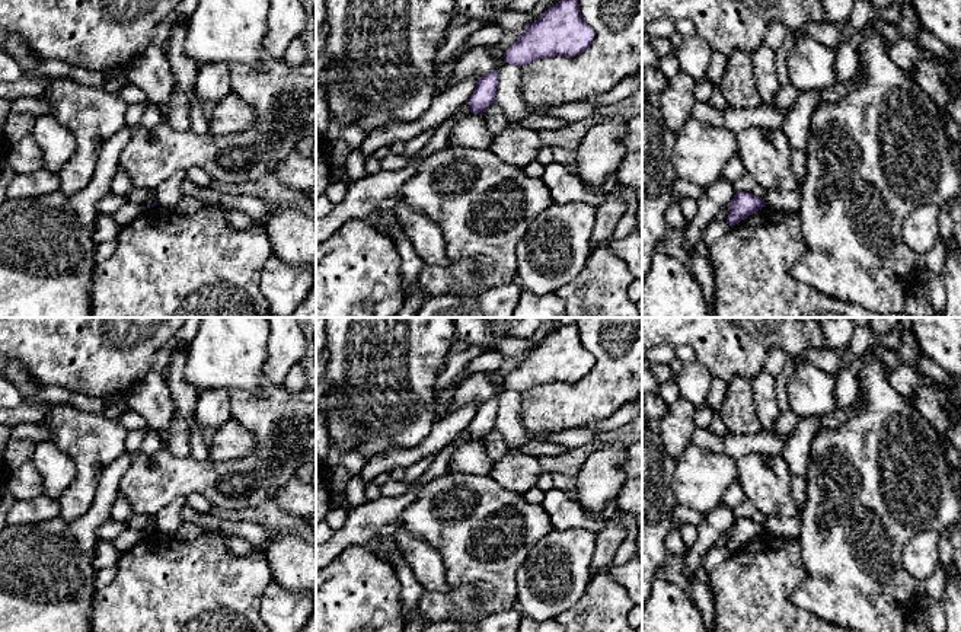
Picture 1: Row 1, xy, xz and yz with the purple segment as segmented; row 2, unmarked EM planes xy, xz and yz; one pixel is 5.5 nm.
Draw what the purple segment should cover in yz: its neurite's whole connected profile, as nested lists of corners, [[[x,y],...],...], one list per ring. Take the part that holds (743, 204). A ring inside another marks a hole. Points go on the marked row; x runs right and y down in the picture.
[[[737,191],[728,204],[729,214],[727,223],[732,227],[763,207],[766,207],[764,198],[759,198],[751,192]]]

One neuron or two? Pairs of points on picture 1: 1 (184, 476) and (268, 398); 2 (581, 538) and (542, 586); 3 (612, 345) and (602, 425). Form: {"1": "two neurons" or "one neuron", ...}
{"1": "one neuron", "2": "one neuron", "3": "two neurons"}

